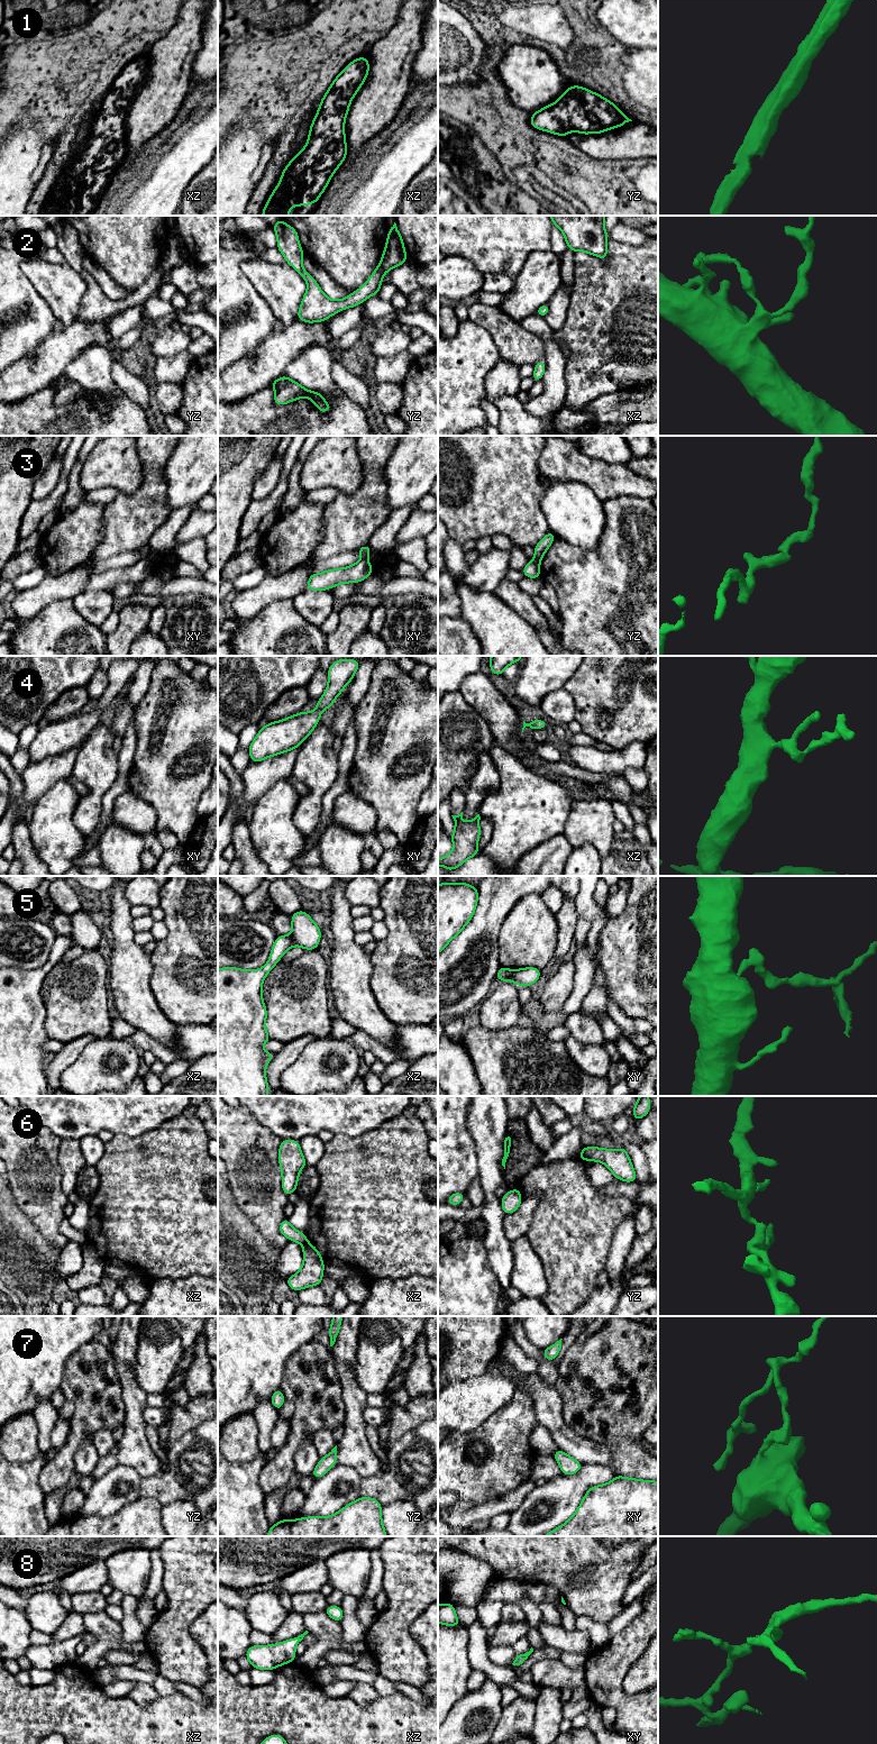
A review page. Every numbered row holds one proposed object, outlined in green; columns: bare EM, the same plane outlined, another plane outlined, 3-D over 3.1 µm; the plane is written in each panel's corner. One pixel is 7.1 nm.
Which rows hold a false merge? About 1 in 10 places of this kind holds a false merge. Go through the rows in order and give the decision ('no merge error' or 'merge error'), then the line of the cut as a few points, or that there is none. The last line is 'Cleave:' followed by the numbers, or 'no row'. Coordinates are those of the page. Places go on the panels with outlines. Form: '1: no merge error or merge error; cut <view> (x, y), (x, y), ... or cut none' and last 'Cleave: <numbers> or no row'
1: no merge error; cut none
2: no merge error; cut none
3: merge error; cut yz (535, 557), (539, 560)
4: no merge error; cut none
5: merge error; cut xy (513, 970), (511, 980)
6: merge error; cut xz (307, 1241), (302, 1244)
7: no merge error; cut none
8: no merge error; cut none
Cleave: 3, 5, 6

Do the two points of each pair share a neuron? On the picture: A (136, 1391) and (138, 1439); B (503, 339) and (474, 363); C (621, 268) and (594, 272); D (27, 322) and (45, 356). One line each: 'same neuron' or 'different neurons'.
A: same neuron
B: different neurons
C: same neuron
D: different neurons

